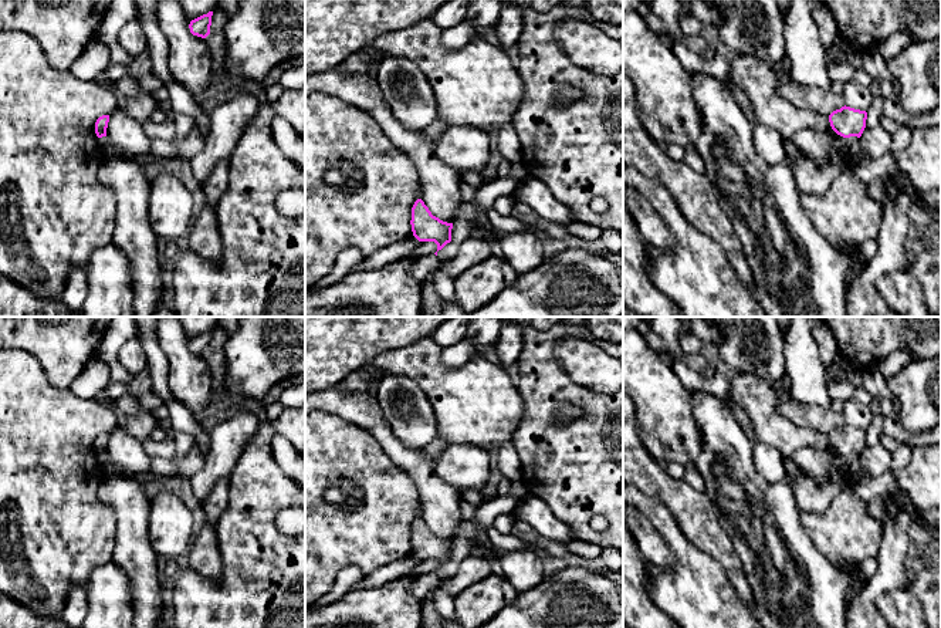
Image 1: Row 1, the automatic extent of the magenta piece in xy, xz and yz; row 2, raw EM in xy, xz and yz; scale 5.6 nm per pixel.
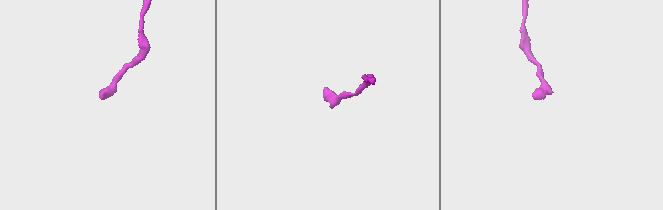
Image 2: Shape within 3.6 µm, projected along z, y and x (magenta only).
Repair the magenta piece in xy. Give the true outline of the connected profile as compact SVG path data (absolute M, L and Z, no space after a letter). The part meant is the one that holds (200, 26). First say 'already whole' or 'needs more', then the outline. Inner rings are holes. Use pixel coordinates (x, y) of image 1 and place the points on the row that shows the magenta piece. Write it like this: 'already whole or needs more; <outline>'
already whole; M209 11L207 14L203 14L192 20L189 24L190 33L193 36L206 38L210 34L211 16L213 16L213 11Z

